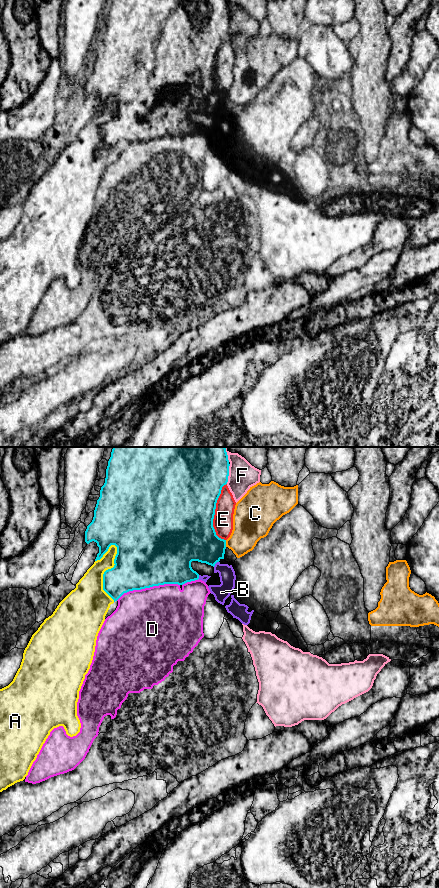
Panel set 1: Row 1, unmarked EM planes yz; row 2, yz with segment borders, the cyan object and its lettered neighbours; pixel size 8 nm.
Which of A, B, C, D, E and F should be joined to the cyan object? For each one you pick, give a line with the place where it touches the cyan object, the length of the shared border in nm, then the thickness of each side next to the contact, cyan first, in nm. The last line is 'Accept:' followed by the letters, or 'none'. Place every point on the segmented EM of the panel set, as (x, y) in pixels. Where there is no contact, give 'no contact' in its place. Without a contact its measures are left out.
B: meets cyan in yz at (215, 563); contact 60 nm long; 340 nm thick on the cyan side, 130 nm on the other
Accept: B

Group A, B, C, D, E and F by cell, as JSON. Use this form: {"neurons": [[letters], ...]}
{"neurons": [["A"], ["B"], ["C"], ["D"], ["E"], ["F"]]}

